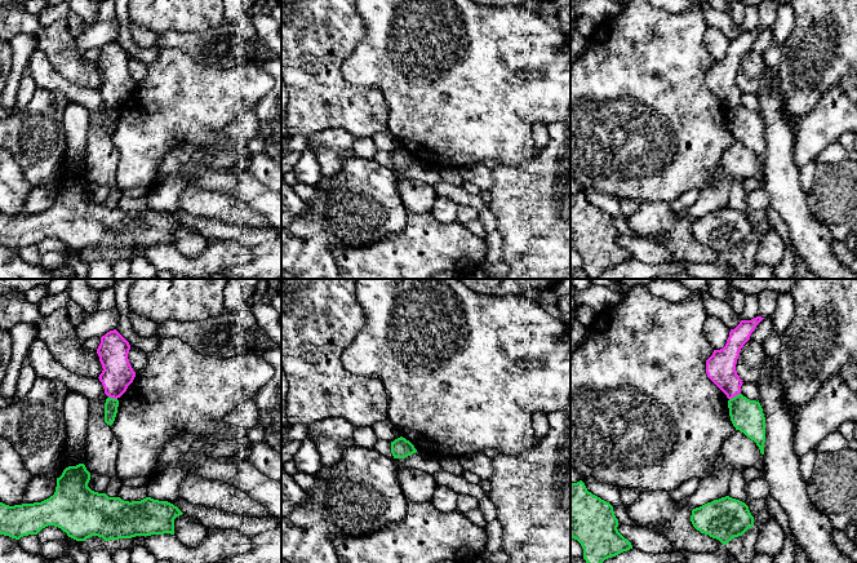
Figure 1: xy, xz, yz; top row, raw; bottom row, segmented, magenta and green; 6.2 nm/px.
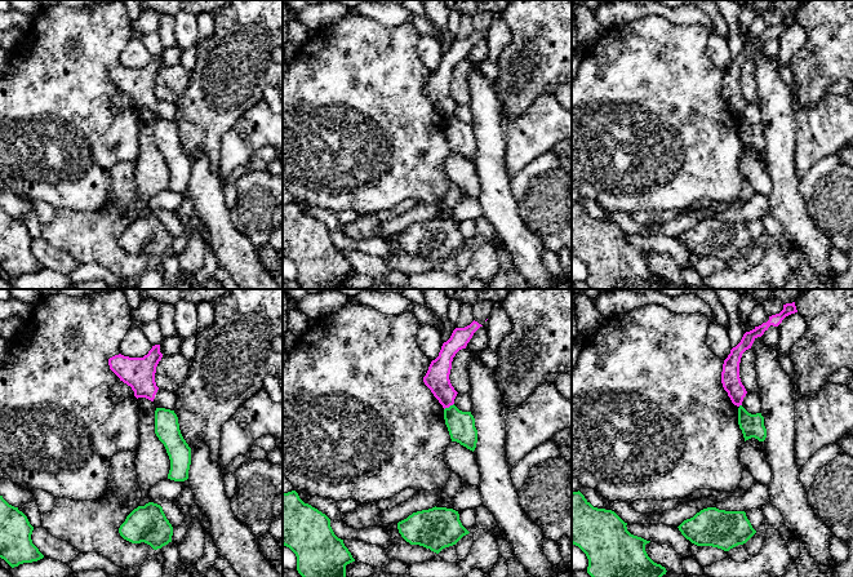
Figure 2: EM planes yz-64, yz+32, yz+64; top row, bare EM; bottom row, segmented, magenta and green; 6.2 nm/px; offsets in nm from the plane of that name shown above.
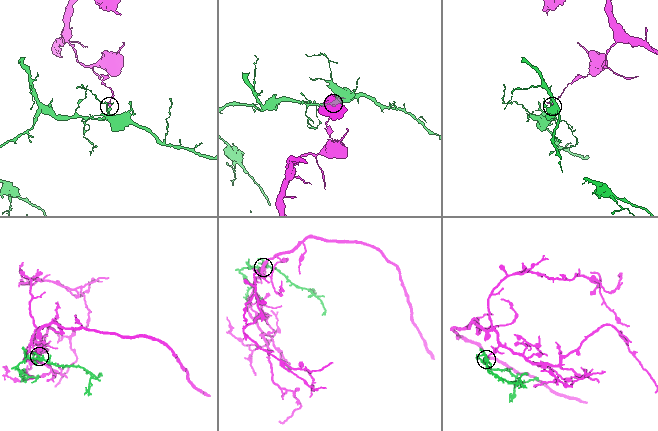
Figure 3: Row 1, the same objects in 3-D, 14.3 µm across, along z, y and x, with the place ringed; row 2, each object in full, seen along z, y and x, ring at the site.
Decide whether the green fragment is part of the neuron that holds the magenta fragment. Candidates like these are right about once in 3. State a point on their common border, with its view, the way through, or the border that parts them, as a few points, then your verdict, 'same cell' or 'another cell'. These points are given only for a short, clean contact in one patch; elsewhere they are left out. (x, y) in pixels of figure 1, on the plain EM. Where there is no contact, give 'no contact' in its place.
meets magenta in yz at (735, 106); border along yz (740, 103), (729, 110); another cell

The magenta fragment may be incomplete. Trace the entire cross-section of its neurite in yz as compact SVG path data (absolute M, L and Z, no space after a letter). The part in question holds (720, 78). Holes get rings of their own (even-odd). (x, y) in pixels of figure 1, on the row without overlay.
M756 27L751 31L741 31L734 40L731 40L725 57L720 61L714 61L712 66L706 71L707 88L728 110L741 105L743 93L736 81L737 70L741 59L763 30Z

